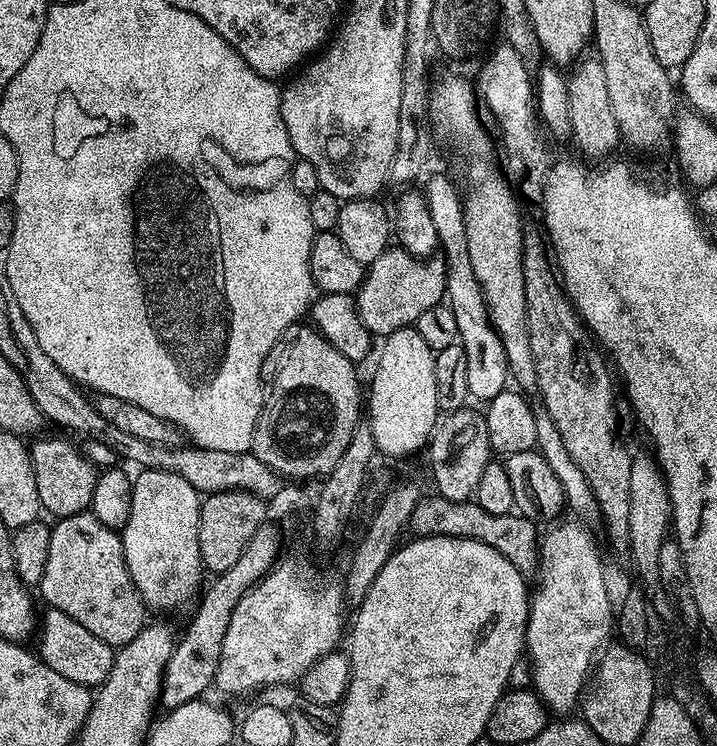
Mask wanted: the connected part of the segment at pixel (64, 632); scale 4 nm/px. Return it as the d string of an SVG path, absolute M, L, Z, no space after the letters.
M45 607L38 620L38 636L40 632L40 648L38 655L50 670L62 674L62 678L70 678L70 682L78 682L86 686L89 690L99 689L104 683L104 679L110 674L110 666L114 662L116 653L112 645L102 642L102 638L97 638L86 630L79 622L74 622L62 610Z

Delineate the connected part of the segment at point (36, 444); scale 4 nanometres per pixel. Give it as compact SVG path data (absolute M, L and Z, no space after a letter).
M44 436L33 439L30 444L34 483L38 485L40 507L52 518L73 516L89 511L94 498L94 486L98 475L97 465L90 463L79 447L60 436Z

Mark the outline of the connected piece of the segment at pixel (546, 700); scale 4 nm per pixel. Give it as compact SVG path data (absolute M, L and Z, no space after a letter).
M557 523L555 526L557 528L552 528L549 530L548 533L545 534L543 533L542 539L539 541L538 544L538 575L535 577L534 580L534 591L531 593L530 596L530 603L528 605L528 625L526 626L526 634L524 635L524 646L526 649L526 659L529 664L532 666L532 688L534 689L535 693L537 696L540 697L540 701L544 704L545 708L548 709L549 713L556 714L556 712L564 712L560 714L568 714L571 712L568 712L571 710L572 707L575 706L577 707L578 701L583 697L585 691L586 691L586 685L589 683L590 677L593 675L594 672L594 661L597 659L598 653L609 643L608 640L608 635L611 634L613 635L614 632L614 600L612 604L612 596L610 593L608 593L608 580L606 577L604 577L604 564L602 561L600 561L600 552L598 549L596 549L596 540L594 537L591 536L590 533L587 532L586 529L583 528L585 525L583 523L580 524L560 524Z

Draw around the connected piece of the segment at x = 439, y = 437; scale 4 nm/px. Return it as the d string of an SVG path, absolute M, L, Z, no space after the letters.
M471 407L459 408L457 412L447 413L437 423L426 453L432 462L432 480L436 483L435 495L459 504L469 503L478 490L482 470L493 459L494 451L487 433L487 422L479 412L471 412Z

